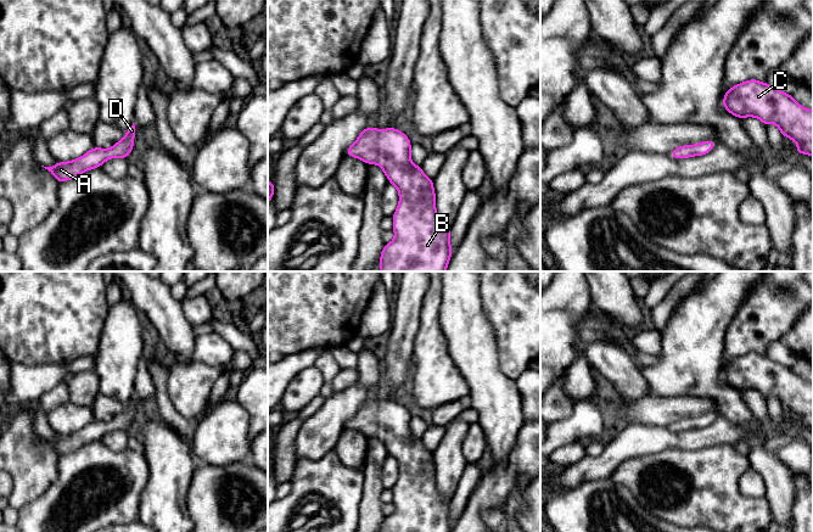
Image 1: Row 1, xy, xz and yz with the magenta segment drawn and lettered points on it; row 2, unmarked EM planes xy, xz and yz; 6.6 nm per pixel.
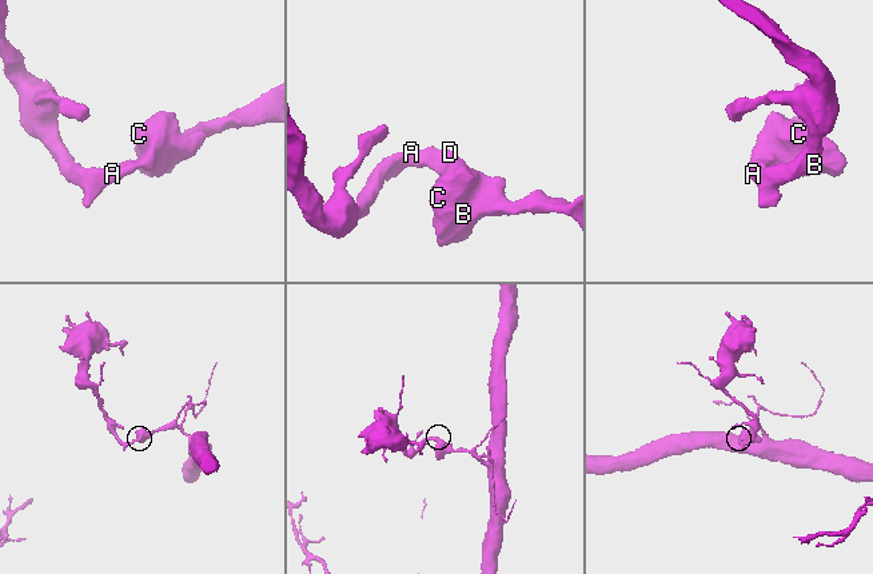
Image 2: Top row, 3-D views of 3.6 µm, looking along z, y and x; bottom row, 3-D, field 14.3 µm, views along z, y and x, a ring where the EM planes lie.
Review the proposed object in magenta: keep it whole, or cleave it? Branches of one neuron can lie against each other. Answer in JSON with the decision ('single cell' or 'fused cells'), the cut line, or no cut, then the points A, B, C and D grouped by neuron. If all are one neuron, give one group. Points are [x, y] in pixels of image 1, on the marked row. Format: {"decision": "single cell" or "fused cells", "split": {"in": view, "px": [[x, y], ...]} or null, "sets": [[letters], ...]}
{"decision": "single cell", "split": null, "sets": [["A", "B", "C", "D"]]}

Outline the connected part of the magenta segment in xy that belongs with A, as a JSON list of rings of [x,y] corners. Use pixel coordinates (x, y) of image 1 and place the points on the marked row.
[[[133,123],[133,125],[125,131],[125,136],[111,149],[107,150],[94,146],[77,159],[71,162],[58,162],[52,167],[44,168],[47,169],[58,183],[72,180],[86,170],[100,168],[102,163],[110,158],[120,157],[128,159],[134,147],[134,138],[135,125]]]

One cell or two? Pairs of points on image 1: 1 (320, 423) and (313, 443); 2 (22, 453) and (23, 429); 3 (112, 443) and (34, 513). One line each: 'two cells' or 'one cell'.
1: one cell
2: one cell
3: two cells

